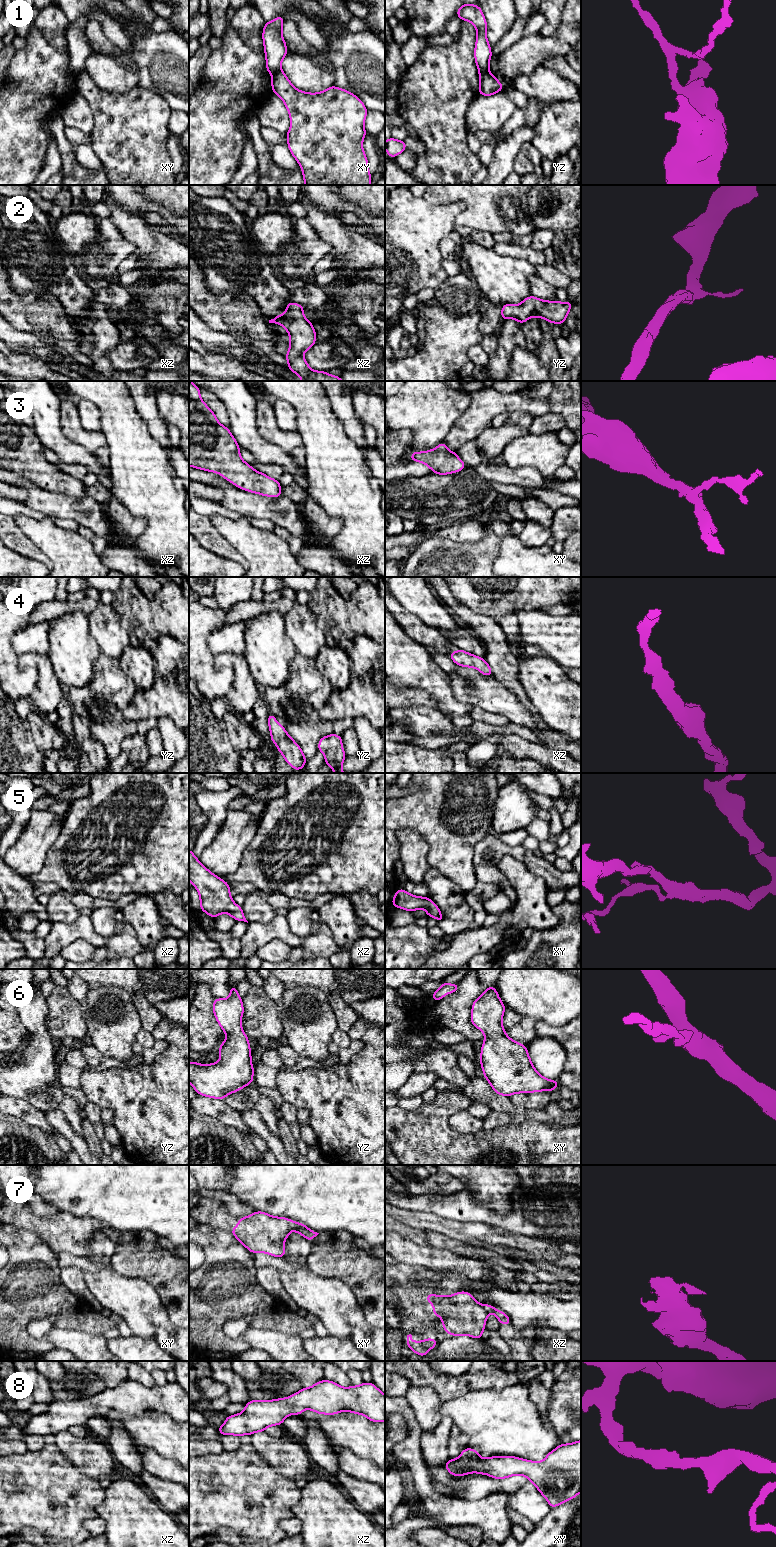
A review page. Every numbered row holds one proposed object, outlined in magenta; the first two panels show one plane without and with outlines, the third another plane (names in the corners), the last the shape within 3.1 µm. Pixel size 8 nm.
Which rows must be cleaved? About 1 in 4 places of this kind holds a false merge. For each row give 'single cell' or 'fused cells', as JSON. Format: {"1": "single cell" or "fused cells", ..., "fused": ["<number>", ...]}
{"1": "fused cells", "2": "single cell", "3": "single cell", "4": "single cell", "5": "single cell", "6": "single cell", "7": "fused cells", "8": "single cell", "fused": ["1", "7"]}

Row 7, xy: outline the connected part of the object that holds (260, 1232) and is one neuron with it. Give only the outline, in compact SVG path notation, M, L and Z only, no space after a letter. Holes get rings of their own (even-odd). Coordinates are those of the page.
M256 1211L240 1218L238 1225L230 1232L251 1253L263 1252L274 1257L284 1257L284 1242L290 1233L291 1220L273 1217L265 1212Z

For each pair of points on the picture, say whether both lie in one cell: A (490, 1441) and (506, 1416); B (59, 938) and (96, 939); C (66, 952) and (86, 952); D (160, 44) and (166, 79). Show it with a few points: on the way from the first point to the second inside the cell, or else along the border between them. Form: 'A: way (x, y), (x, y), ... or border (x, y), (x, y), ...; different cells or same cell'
A: way (491, 1435), (492, 1430), (500, 1422); same cell
B: way (68, 933), (87, 933); same cell
C: way (71, 952), (81, 952); same cell
D: way (160, 53), (166, 60), (166, 70); same cell

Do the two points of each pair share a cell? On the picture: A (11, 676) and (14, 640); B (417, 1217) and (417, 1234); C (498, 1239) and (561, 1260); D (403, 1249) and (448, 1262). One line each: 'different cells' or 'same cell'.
A: same cell
B: different cells
C: same cell
D: same cell

